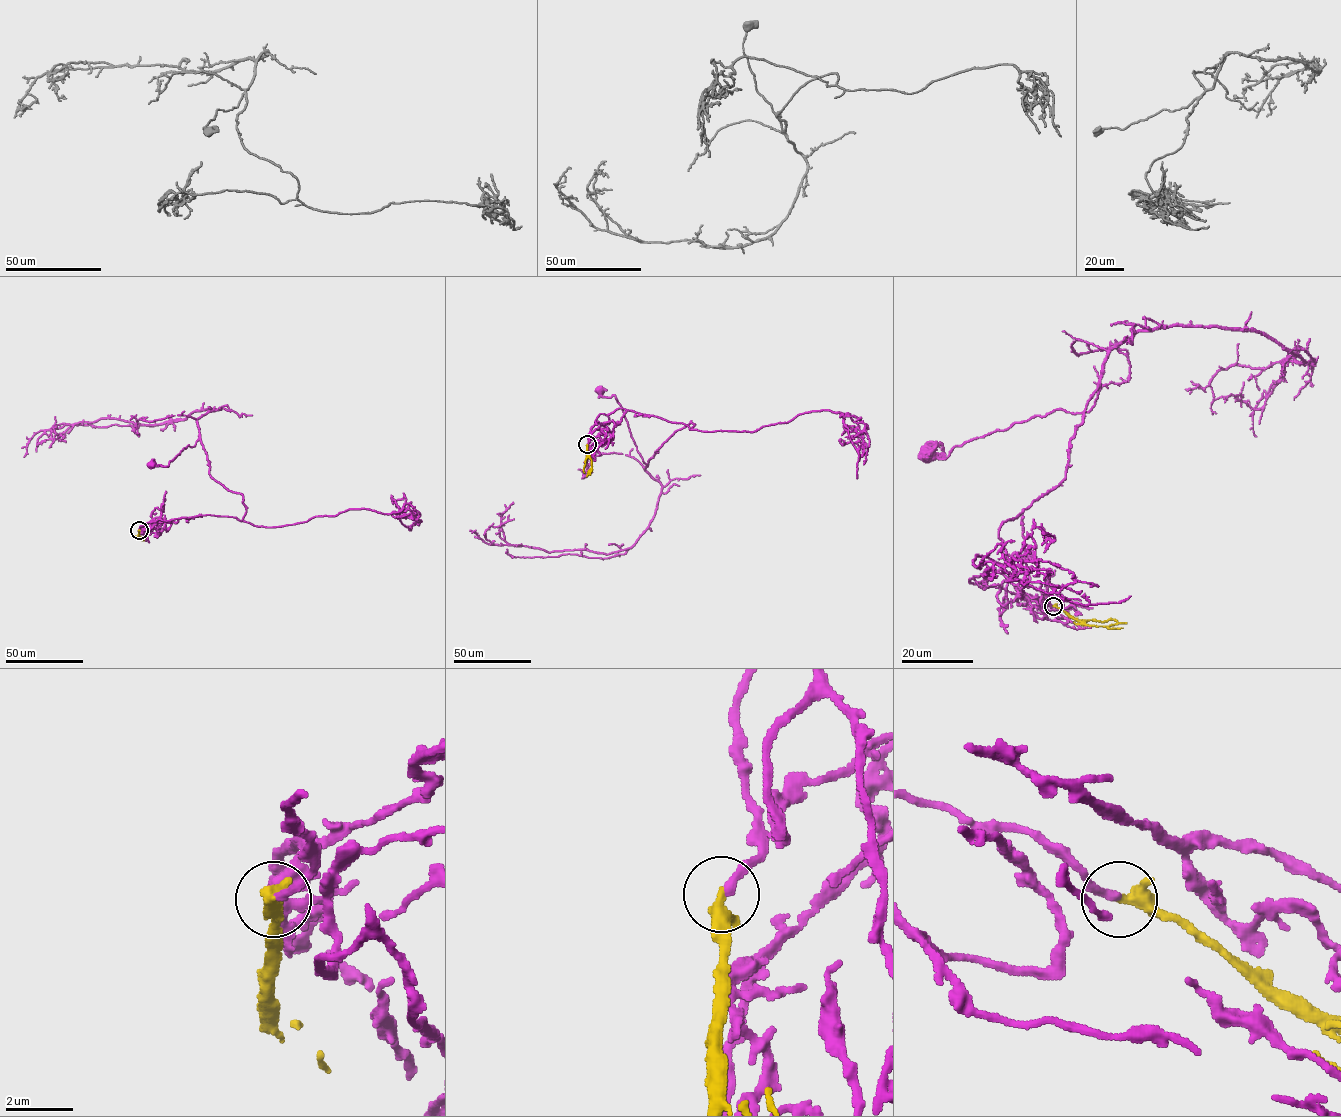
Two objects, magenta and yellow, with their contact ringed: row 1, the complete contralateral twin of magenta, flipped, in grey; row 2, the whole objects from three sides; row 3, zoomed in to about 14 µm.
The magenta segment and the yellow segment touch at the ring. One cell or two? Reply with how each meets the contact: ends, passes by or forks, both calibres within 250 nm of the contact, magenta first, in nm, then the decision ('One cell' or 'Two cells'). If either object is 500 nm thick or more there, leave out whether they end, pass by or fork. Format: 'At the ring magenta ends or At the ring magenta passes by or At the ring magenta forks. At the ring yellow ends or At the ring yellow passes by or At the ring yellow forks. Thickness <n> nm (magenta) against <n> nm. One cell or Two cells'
At the ring magenta ends. At the ring yellow ends. Thickness 260 nm (magenta) against 460 nm. One cell

